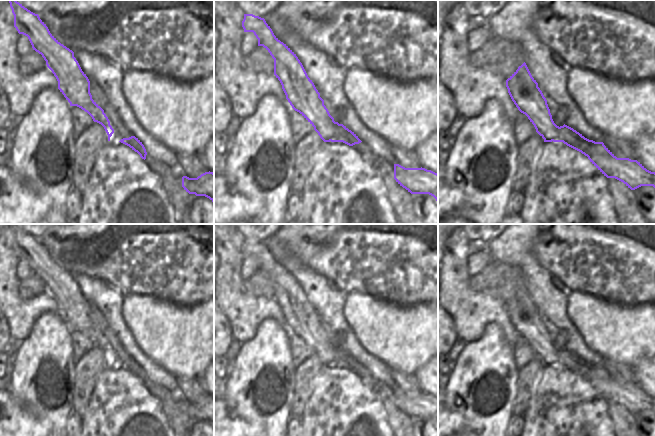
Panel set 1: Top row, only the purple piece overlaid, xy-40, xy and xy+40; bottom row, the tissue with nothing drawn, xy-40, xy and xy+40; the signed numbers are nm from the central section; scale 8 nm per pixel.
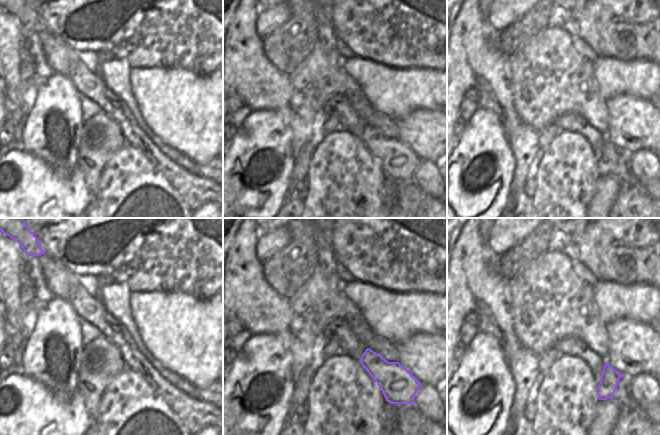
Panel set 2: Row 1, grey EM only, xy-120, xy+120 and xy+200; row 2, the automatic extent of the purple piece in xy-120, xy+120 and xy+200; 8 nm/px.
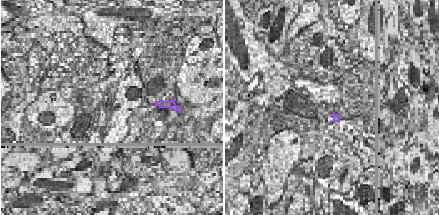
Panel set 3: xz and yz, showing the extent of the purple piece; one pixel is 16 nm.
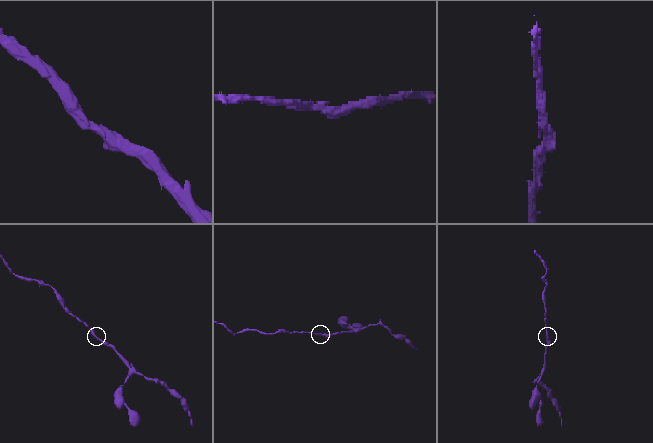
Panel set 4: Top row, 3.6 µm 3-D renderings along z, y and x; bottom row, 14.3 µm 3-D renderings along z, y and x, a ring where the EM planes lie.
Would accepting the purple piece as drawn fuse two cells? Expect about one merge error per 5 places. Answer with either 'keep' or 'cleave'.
keep

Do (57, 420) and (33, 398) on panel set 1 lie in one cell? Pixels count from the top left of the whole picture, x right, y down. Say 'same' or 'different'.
same

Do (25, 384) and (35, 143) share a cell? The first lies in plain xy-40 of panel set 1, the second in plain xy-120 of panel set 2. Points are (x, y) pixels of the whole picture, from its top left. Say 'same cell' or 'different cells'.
same cell

